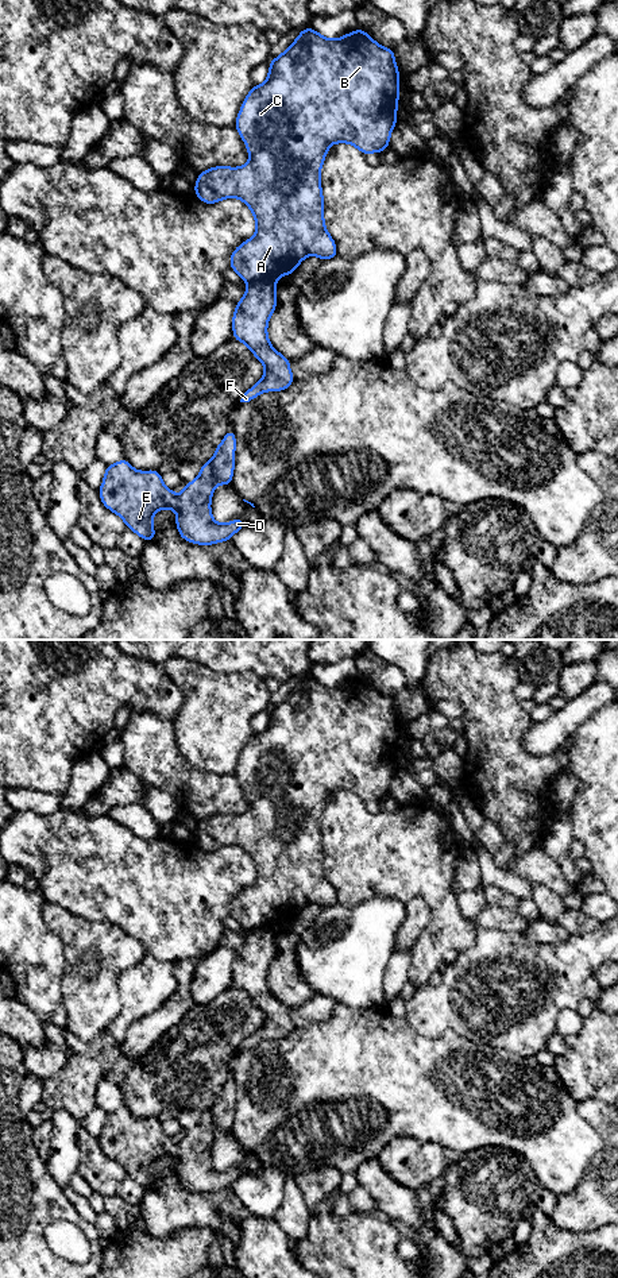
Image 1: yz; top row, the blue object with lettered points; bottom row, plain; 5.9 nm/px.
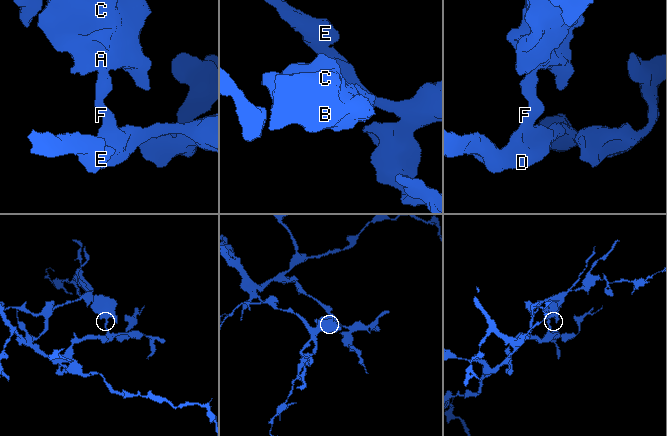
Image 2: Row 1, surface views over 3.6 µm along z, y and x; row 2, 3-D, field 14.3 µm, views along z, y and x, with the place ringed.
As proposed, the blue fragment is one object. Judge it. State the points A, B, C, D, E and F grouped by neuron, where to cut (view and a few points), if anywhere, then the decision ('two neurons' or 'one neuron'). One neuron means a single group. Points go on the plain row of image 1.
groups A B C / D E F; cut yz (274, 927), (255, 927), (248, 931); two neurons

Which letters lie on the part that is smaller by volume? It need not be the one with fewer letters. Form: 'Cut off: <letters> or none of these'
Cut off: A, B, C

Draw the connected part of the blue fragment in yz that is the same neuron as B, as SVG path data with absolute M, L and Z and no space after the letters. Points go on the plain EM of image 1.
M308 675L278 706L270 709L269 726L262 733L252 734L236 765L235 775L247 792L250 808L242 815L209 815L198 822L194 834L196 843L205 852L233 845L252 858L255 883L233 897L229 910L229 915L246 931L290 923L309 903L321 908L337 904L336 891L324 870L320 819L325 803L332 791L351 791L364 803L381 802L389 795L397 772L398 726L394 698L382 695L360 676L339 687L328 687Z

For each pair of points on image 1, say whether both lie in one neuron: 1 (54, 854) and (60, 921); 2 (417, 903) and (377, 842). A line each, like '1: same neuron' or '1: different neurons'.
1: different neurons
2: different neurons

